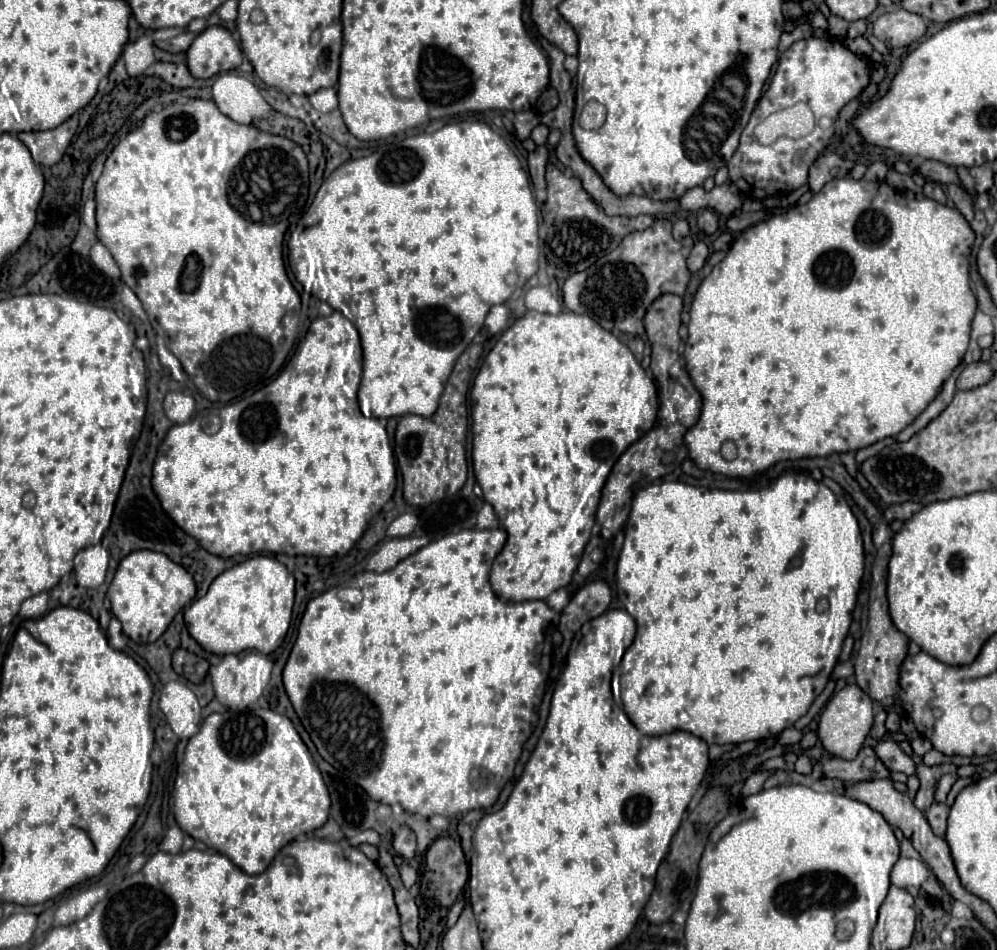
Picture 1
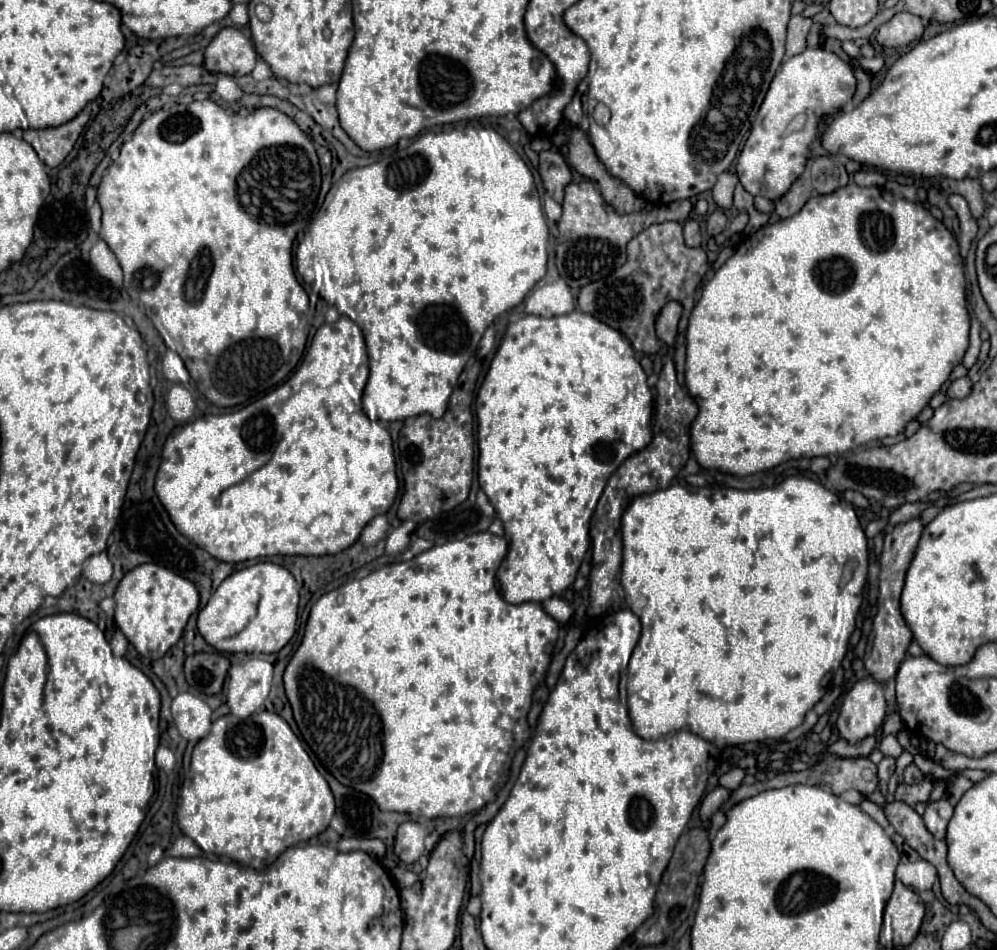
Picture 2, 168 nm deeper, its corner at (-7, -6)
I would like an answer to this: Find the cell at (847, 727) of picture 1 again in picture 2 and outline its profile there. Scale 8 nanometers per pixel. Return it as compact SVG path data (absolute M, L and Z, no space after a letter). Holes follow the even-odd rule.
M864 676L852 686L842 702L840 716L836 720L838 734L850 744L858 744L882 726L884 714L886 700L882 684L872 676Z

